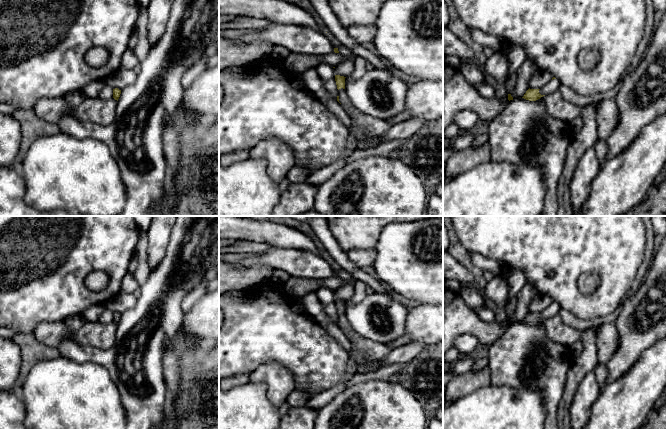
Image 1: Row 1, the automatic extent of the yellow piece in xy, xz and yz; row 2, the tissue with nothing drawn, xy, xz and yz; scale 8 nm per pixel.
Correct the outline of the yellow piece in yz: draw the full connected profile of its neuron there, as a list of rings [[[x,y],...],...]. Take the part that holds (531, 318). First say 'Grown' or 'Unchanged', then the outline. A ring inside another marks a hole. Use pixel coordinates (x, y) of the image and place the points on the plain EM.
Grown. [[[553,301],[552,304],[541,313],[529,312],[522,322],[529,325],[536,325],[547,318],[551,318],[554,315],[557,315],[560,309],[561,309],[560,305]]]

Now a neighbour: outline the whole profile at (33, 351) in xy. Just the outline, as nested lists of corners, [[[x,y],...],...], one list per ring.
[[[16,333],[11,340],[21,349],[22,366],[19,377],[13,387],[13,391],[19,393],[26,376],[33,366],[42,360],[51,360],[59,357],[60,352],[58,348],[41,343],[34,334],[30,333]]]

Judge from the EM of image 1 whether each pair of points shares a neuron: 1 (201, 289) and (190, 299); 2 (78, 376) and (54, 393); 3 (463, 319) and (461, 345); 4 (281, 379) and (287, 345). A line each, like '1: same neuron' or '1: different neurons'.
1: same neuron
2: same neuron
3: different neurons
4: different neurons

